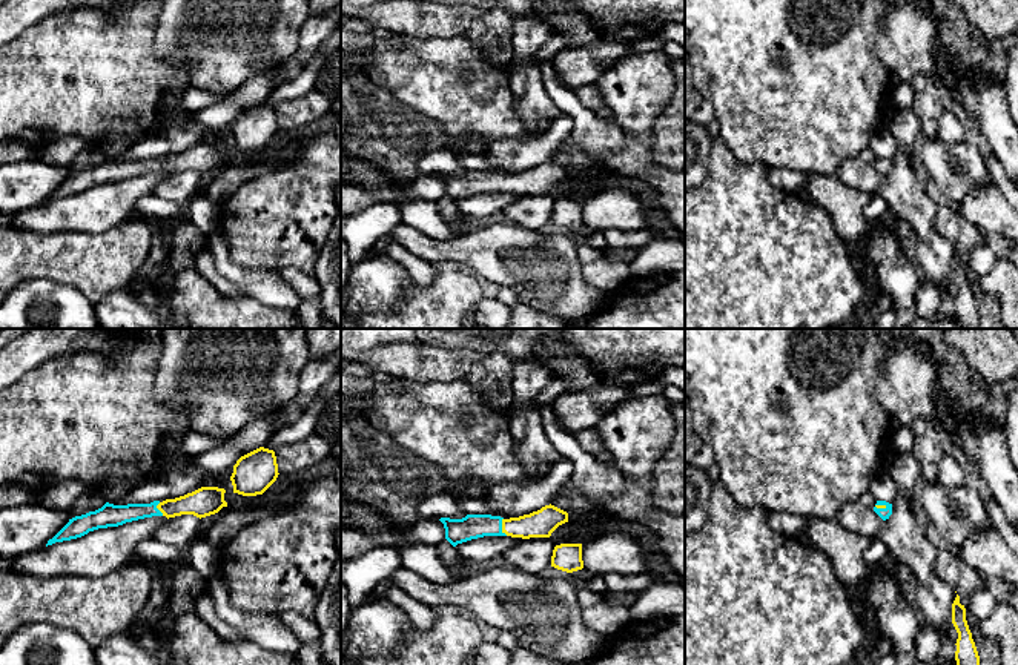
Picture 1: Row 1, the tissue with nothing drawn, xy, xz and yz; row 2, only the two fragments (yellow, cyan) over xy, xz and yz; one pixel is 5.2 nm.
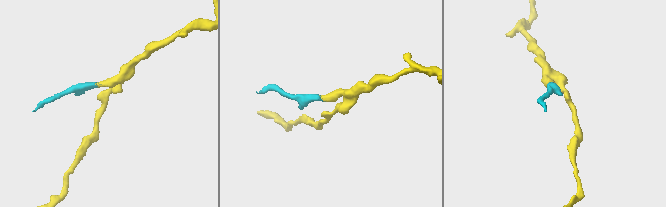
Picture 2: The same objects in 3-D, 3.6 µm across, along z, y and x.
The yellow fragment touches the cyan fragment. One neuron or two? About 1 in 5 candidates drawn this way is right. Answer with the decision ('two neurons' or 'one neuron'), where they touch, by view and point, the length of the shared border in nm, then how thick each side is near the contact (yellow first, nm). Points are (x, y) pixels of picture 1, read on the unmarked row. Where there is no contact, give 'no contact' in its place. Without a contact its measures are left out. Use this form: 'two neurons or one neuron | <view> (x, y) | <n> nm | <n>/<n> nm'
one neuron | xz (502, 183) | 100 nm | 140/130 nm

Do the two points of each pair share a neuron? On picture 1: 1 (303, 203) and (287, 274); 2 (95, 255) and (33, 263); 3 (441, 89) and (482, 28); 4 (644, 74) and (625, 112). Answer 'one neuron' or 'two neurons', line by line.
1: two neurons
2: one neuron
3: two neurons
4: one neuron

